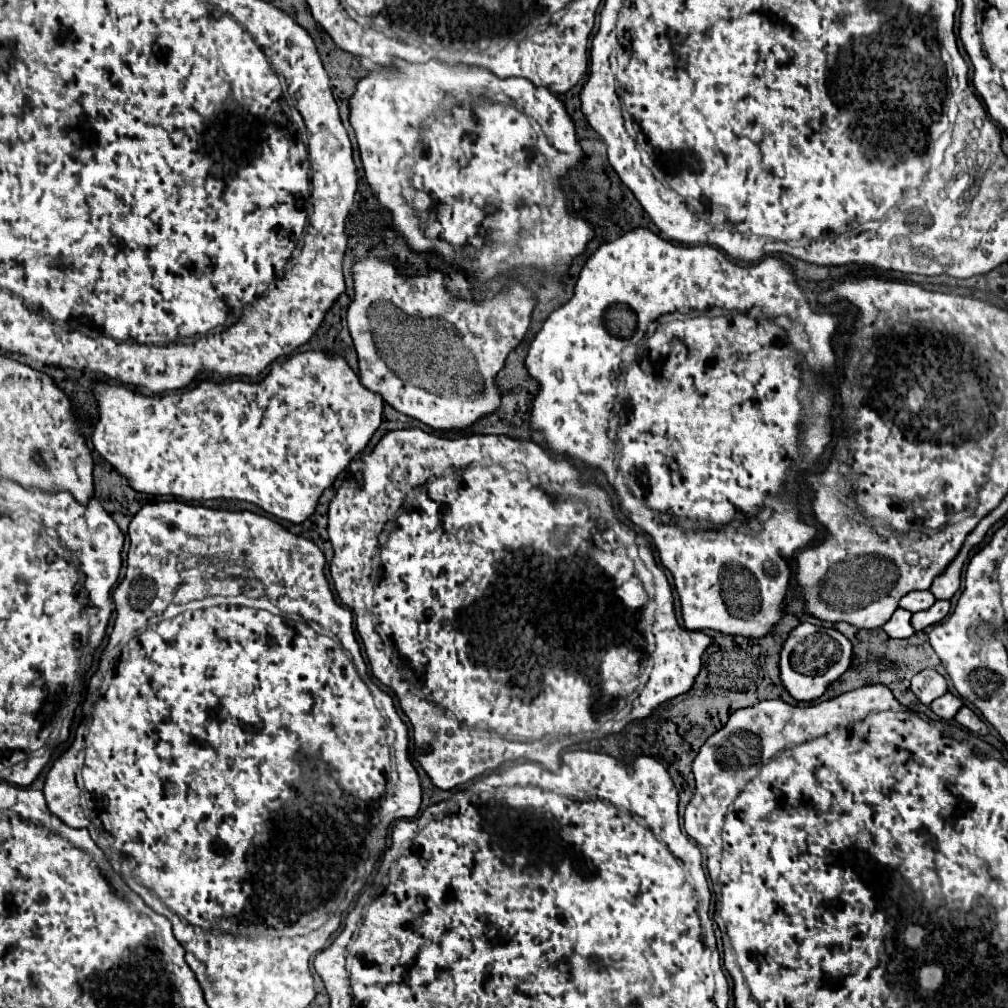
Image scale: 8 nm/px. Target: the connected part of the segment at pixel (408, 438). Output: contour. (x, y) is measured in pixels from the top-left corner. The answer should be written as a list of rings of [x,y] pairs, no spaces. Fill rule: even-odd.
[[[411,428],[411,430],[393,430],[393,432],[387,432],[387,434],[385,434],[385,436],[383,436],[383,438],[381,438],[381,440],[379,440],[379,444],[377,444],[377,446],[375,446],[375,448],[373,448],[373,452],[371,452],[371,454],[367,454],[367,456],[363,456],[363,466],[365,466],[365,470],[367,470],[367,478],[363,478],[363,480],[357,480],[357,478],[355,478],[355,476],[353,476],[353,474],[349,474],[349,476],[347,476],[347,478],[345,478],[345,480],[343,480],[343,484],[341,484],[341,488],[339,488],[339,490],[337,490],[337,494],[335,494],[335,498],[333,498],[333,500],[331,500],[331,504],[329,504],[329,540],[331,540],[331,544],[333,544],[333,550],[335,550],[335,558],[333,558],[333,562],[331,562],[331,578],[333,578],[333,584],[335,584],[335,592],[337,592],[337,596],[339,596],[339,600],[341,600],[341,602],[343,602],[343,604],[345,604],[345,606],[347,606],[347,608],[349,608],[349,610],[353,610],[353,612],[355,612],[355,624],[357,624],[357,632],[359,632],[359,636],[361,636],[361,640],[363,640],[363,646],[365,646],[365,652],[367,652],[367,658],[369,658],[369,664],[371,664],[371,672],[373,672],[373,674],[375,674],[375,676],[377,676],[377,678],[379,678],[379,680],[381,680],[381,682],[383,682],[383,684],[387,684],[387,686],[389,686],[389,688],[391,688],[391,690],[393,690],[393,692],[395,692],[395,694],[397,694],[397,698],[399,698],[399,702],[401,702],[401,708],[403,708],[403,712],[405,712],[405,714],[407,714],[407,718],[409,718],[409,720],[411,720],[411,726],[413,726],[413,740],[415,740],[415,760],[417,760],[417,762],[419,762],[419,764],[421,764],[421,768],[423,768],[423,770],[425,770],[425,772],[427,772],[427,774],[429,774],[429,778],[431,778],[431,780],[433,780],[433,784],[435,784],[435,786],[437,786],[437,788],[441,788],[441,790],[451,790],[451,788],[455,788],[455,787],[456,787],[456,786],[461,786],[461,785],[463,785],[463,784],[465,784],[465,782],[467,782],[467,783],[468,783],[468,782],[470,782],[470,781],[472,781],[472,780],[474,780],[474,779],[475,779],[475,782],[477,782],[477,780],[479,780],[479,779],[480,779],[480,778],[481,778],[481,777],[483,777],[483,778],[485,778],[485,777],[484,777],[484,776],[489,776],[489,774],[491,774],[491,772],[494,772],[494,771],[497,771],[497,770],[503,770],[503,768],[509,768],[509,766],[513,766],[513,764],[525,764],[525,762],[533,762],[533,764],[539,764],[539,768],[545,768],[545,770],[551,770],[551,772],[557,772],[557,770],[559,770],[559,768],[560,768],[560,765],[561,765],[561,756],[562,756],[562,751],[563,751],[563,750],[565,750],[565,749],[566,749],[566,748],[567,748],[567,747],[569,747],[569,746],[572,746],[572,745],[574,745],[574,744],[578,744],[578,743],[581,743],[581,742],[588,742],[588,741],[590,741],[590,738],[589,738],[589,737],[590,737],[590,736],[591,736],[591,737],[592,737],[592,736],[593,736],[593,734],[591,734],[591,735],[590,735],[590,734],[587,734],[587,733],[594,733],[594,738],[599,738],[599,739],[602,739],[602,738],[604,738],[604,737],[606,737],[606,736],[608,736],[608,735],[610,735],[610,734],[615,734],[615,733],[613,733],[613,732],[614,732],[614,724],[616,724],[616,725],[617,725],[617,726],[618,726],[618,724],[617,724],[617,722],[616,722],[616,721],[615,721],[615,718],[616,718],[616,710],[611,710],[611,708],[613,708],[613,706],[615,706],[615,702],[617,702],[617,700],[619,700],[619,698],[627,698],[627,694],[629,694],[629,692],[633,692],[633,690],[635,690],[635,686],[637,686],[637,676],[639,676],[639,670],[641,670],[641,669],[649,669],[649,674],[650,674],[650,671],[651,671],[651,676],[649,676],[649,680],[647,680],[647,684],[645,684],[645,688],[643,688],[643,690],[641,690],[641,692],[639,692],[639,696],[637,696],[637,700],[635,700],[635,702],[633,702],[633,708],[631,708],[631,712],[629,712],[629,714],[627,714],[627,720],[637,720],[637,718],[645,718],[645,716],[649,716],[649,714],[651,714],[651,712],[653,712],[653,710],[655,710],[655,708],[657,708],[657,706],[659,706],[659,704],[663,704],[663,702],[665,702],[665,700],[669,700],[669,698],[675,698],[675,696],[679,696],[679,694],[685,694],[685,692],[687,692],[687,690],[689,690],[689,688],[691,688],[691,684],[693,684],[693,680],[695,680],[695,676],[697,676],[697,674],[699,674],[699,670],[701,670],[701,656],[703,656],[703,652],[705,652],[705,648],[707,648],[707,646],[709,646],[709,644],[711,644],[711,642],[713,642],[713,640],[711,640],[711,638],[709,638],[709,636],[707,636],[707,634],[703,634],[703,632],[691,632],[691,630],[683,630],[683,628],[679,628],[679,624],[677,624],[677,618],[675,618],[675,610],[671,610],[671,608],[673,608],[673,596],[671,596],[671,586],[669,586],[669,582],[667,582],[667,580],[665,580],[665,574],[663,574],[663,570],[661,570],[661,568],[659,568],[659,566],[657,566],[657,564],[655,564],[655,559],[654,559],[654,556],[653,556],[653,554],[651,554],[651,549],[650,549],[650,546],[649,546],[649,541],[648,541],[648,540],[647,540],[647,539],[645,539],[645,538],[644,538],[644,537],[643,537],[643,536],[641,536],[641,535],[638,535],[638,534],[636,534],[636,532],[634,532],[634,531],[633,531],[633,530],[632,530],[632,529],[631,529],[631,528],[629,528],[629,527],[628,527],[628,526],[626,526],[626,525],[625,525],[625,524],[622,524],[622,523],[620,523],[620,522],[619,522],[619,520],[617,520],[617,516],[611,516],[611,510],[613,510],[613,508],[611,508],[611,502],[609,502],[609,498],[607,498],[607,494],[605,494],[605,492],[601,492],[601,490],[599,490],[599,488],[595,488],[595,486],[593,486],[593,484],[591,484],[591,486],[581,486],[581,484],[579,484],[579,480],[577,480],[577,472],[575,472],[575,468],[573,468],[573,464],[571,464],[571,462],[569,462],[569,461],[568,461],[568,460],[569,460],[569,459],[568,459],[568,458],[565,458],[565,457],[560,457],[560,458],[559,458],[559,459],[558,459],[558,458],[555,458],[555,457],[553,457],[553,456],[552,456],[552,455],[553,455],[553,454],[552,454],[552,453],[550,453],[550,452],[549,452],[549,451],[548,451],[548,450],[547,450],[547,449],[546,449],[546,448],[545,448],[545,447],[544,447],[544,446],[542,446],[542,445],[540,445],[540,444],[535,444],[535,442],[531,442],[531,440],[513,440],[513,438],[509,438],[509,436],[505,436],[505,435],[483,435],[483,434],[469,434],[469,436],[463,436],[463,438],[457,438],[457,440],[447,440],[447,438],[439,438],[439,436],[435,436],[435,434],[429,434],[429,432],[423,432],[423,430],[419,430],[419,428]],[[399,510],[401,510],[401,514],[399,514],[399,516],[397,516],[397,520],[395,520],[395,524],[393,524],[393,526],[395,526],[395,528],[393,528],[393,530],[391,530],[391,532],[389,532],[389,538],[387,538],[387,542],[385,542],[385,544],[383,544],[383,546],[379,546],[379,536],[381,536],[381,532],[383,532],[383,528],[385,528],[385,524],[387,524],[387,522],[389,522],[389,520],[391,520],[391,518],[393,518],[393,516],[395,516],[395,514],[397,514],[397,512],[399,512]],[[377,554],[379,554],[379,556],[381,556],[381,570],[379,570],[379,580],[377,580],[377,584],[375,584],[375,586],[373,586],[373,608],[371,608],[371,614],[373,614],[373,616],[375,616],[375,618],[377,618],[377,624],[379,624],[379,628],[381,628],[381,630],[383,630],[383,632],[385,632],[385,634],[387,634],[387,636],[389,636],[389,638],[391,638],[391,642],[393,642],[393,648],[395,648],[395,652],[397,652],[397,654],[399,654],[399,656],[403,656],[403,658],[405,658],[405,660],[407,660],[407,664],[409,664],[409,666],[411,666],[411,668],[413,668],[413,670],[415,670],[415,672],[419,672],[419,678],[421,678],[421,674],[423,674],[423,694],[425,694],[425,698],[427,698],[427,700],[431,700],[431,702],[435,702],[435,704],[437,704],[437,706],[439,706],[439,708],[435,708],[435,704],[431,704],[431,702],[427,702],[427,700],[423,700],[423,698],[419,698],[419,696],[415,696],[415,694],[413,694],[413,692],[411,692],[411,690],[409,690],[409,684],[407,684],[407,680],[405,680],[405,678],[403,678],[403,676],[401,676],[401,674],[399,674],[399,668],[397,668],[397,666],[389,666],[389,656],[387,656],[387,654],[385,654],[385,644],[383,644],[383,640],[381,640],[381,636],[379,636],[379,632],[377,632],[377,626],[373,626],[373,618],[371,618],[371,614],[369,614],[369,610],[367,610],[367,606],[365,606],[365,602],[363,602],[363,592],[365,592],[365,586],[367,586],[367,584],[369,584],[369,578],[371,578],[371,568],[373,568],[373,558],[375,558],[375,556],[377,556]],[[651,601],[653,601],[653,602],[654,602],[654,606],[655,606],[655,609],[648,609],[648,608],[647,608],[647,609],[645,609],[645,604],[647,604],[647,602],[651,602]]]

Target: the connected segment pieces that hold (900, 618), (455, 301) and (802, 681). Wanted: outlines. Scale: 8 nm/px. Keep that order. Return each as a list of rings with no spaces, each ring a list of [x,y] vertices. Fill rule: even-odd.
[[[897,608],[893,612],[893,616],[887,620],[887,624],[883,624],[883,630],[891,636],[891,638],[909,638],[913,636],[913,628],[911,628],[911,612],[907,612],[905,608]]]
[[[369,258],[369,260],[363,260],[363,262],[357,262],[353,266],[353,278],[355,278],[355,298],[353,302],[349,304],[349,310],[347,310],[347,322],[349,322],[349,332],[351,332],[351,338],[353,338],[353,344],[355,344],[355,350],[357,350],[357,356],[359,356],[359,378],[361,378],[361,384],[365,388],[369,388],[371,392],[377,392],[383,396],[383,400],[387,404],[391,404],[397,412],[405,414],[405,416],[411,416],[435,430],[451,430],[451,428],[467,428],[471,426],[475,420],[479,420],[481,416],[485,414],[491,414],[493,410],[497,410],[499,406],[499,390],[495,388],[495,374],[501,370],[507,354],[523,340],[527,328],[529,328],[529,320],[531,320],[531,312],[533,312],[533,306],[535,306],[535,300],[533,300],[533,294],[523,288],[521,284],[509,284],[509,288],[505,292],[499,292],[493,300],[485,300],[485,302],[469,302],[469,300],[459,300],[459,298],[453,298],[445,292],[445,286],[443,286],[443,274],[441,272],[431,272],[429,276],[413,276],[413,278],[405,278],[405,276],[399,276],[395,272],[395,268],[383,260],[375,260],[375,258]]]
[[[799,624],[783,644],[781,650],[781,680],[785,690],[797,700],[819,698],[831,682],[835,682],[851,664],[853,644],[835,628],[819,628],[813,624]]]

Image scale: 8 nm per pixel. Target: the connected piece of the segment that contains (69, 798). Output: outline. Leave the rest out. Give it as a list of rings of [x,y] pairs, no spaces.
[[[65,750],[49,768],[43,794],[49,810],[59,816],[67,826],[79,828],[83,824],[83,812],[79,812],[79,788],[75,782],[75,752]]]

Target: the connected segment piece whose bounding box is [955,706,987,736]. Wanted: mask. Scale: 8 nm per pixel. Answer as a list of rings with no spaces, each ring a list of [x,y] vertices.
[[[963,706],[963,708],[957,712],[955,720],[957,720],[961,726],[965,726],[967,730],[971,730],[971,732],[975,732],[975,734],[979,734],[979,736],[987,734],[987,724],[985,724],[985,720],[983,720],[975,710],[971,710],[969,706]]]

